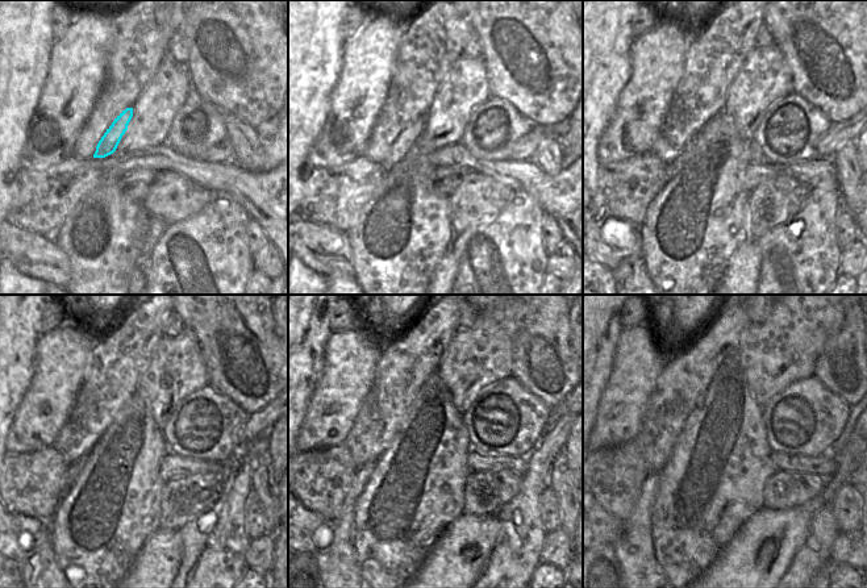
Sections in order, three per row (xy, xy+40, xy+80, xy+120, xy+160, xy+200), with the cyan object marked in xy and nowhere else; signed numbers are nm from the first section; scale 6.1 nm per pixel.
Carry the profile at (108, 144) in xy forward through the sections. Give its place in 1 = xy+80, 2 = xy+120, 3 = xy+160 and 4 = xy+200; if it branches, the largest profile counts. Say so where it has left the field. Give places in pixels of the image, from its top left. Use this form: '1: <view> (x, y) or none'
1: xy+80 (672, 167)
2: xy+120 (74, 468)
3: xy+160 (337, 562)
4: xy+200 (634, 551)

